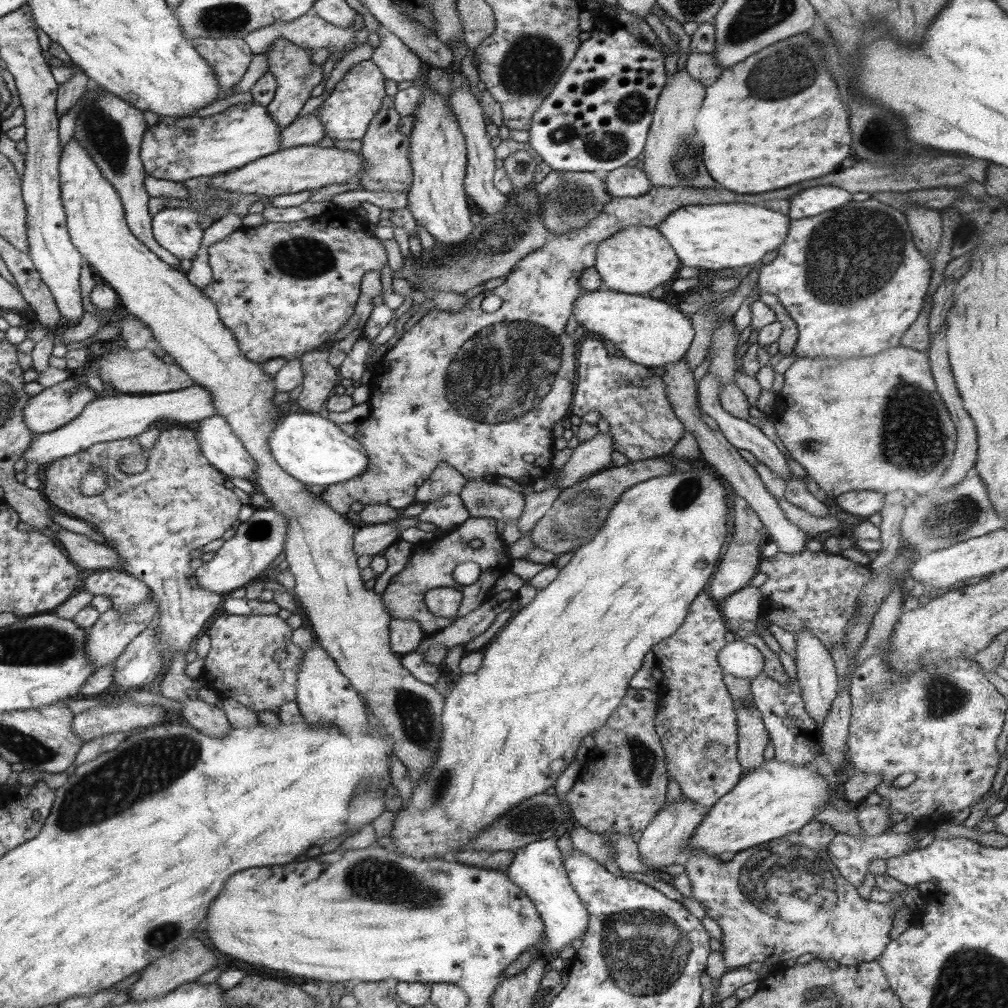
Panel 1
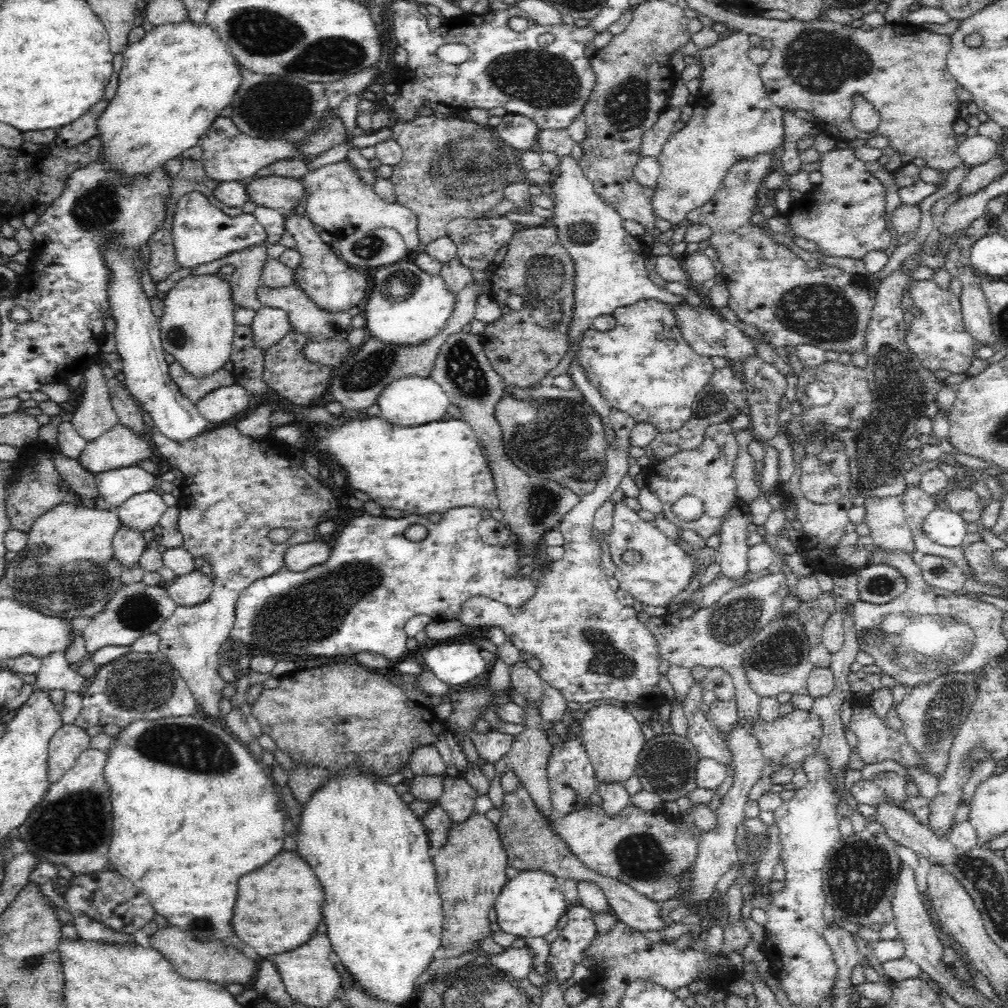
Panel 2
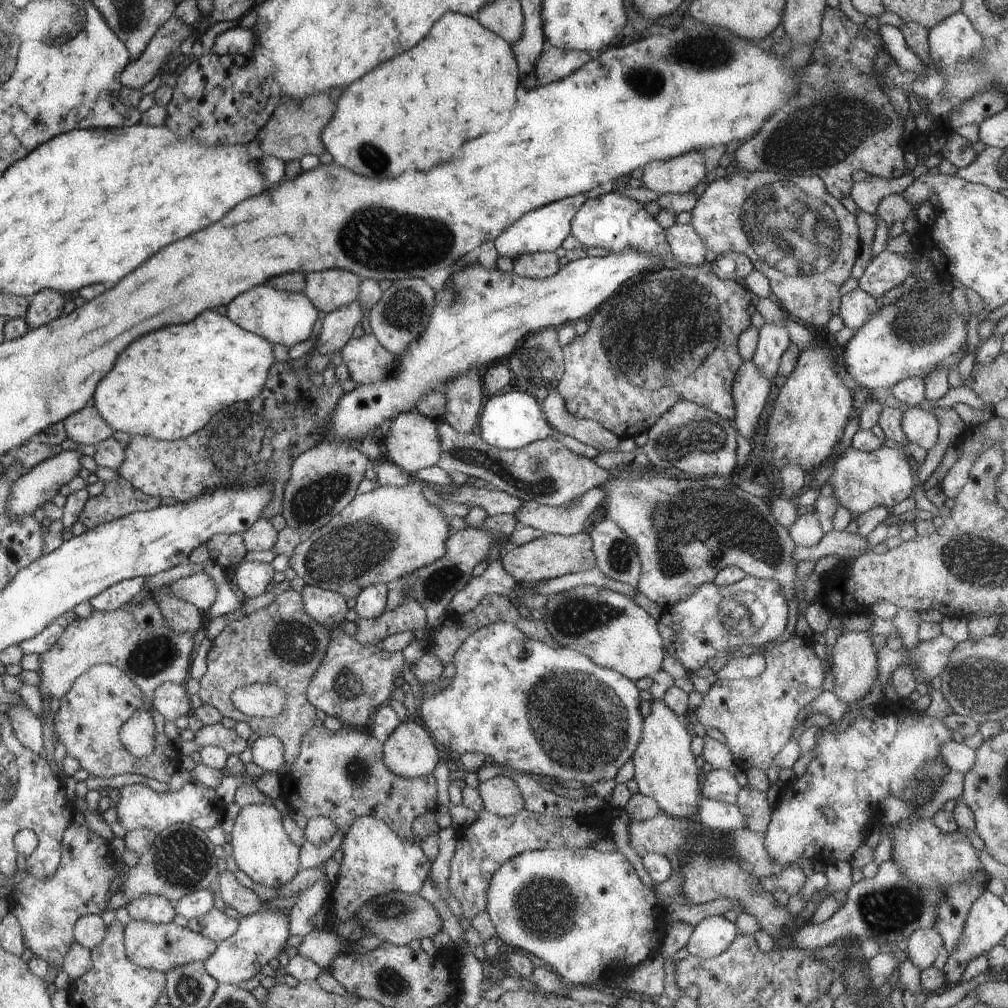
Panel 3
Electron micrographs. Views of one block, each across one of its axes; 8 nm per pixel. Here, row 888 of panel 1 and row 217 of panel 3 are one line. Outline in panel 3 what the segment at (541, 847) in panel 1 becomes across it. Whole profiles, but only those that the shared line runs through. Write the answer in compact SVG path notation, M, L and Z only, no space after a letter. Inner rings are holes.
M577 194L577 196L551 202L547 206L541 206L537 210L531 210L531 212L519 216L513 224L509 224L503 232L499 232L499 236L495 236L495 240L491 240L493 246L495 246L495 250L497 250L497 258L515 260L517 256L523 256L523 254L555 252L557 248L561 248L563 240L567 236L571 236L569 222L575 216L575 212L581 208L581 204L585 204L585 202L587 200L583 198L583 194Z

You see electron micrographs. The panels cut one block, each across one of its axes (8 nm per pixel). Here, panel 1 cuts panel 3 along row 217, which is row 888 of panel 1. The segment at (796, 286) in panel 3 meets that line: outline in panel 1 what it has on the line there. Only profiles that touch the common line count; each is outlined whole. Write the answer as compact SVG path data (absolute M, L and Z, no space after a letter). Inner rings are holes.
M809 822L807 826L803 826L803 830L795 832L795 834L785 834L783 838L775 838L775 842L767 842L763 846L751 846L747 850L741 850L739 854L735 854L735 858L731 858L731 862L719 862L717 856L709 856L705 852L691 852L691 856L685 860L685 874L689 878L689 886L691 886L691 896L699 902L699 906L703 908L705 916L715 920L715 924L719 926L719 942L721 942L721 956L723 956L723 964L727 970L735 970L735 968L745 968L749 962L761 962L765 968L767 966L783 966L785 960L789 958L799 958L801 954L809 952L813 954L815 958L821 958L821 960L835 960L839 966L859 966L861 962L875 962L881 952L887 948L887 944L891 942L889 938L889 932L893 928L893 918L895 918L895 912L891 912L891 908L887 904L879 904L879 902L869 902L869 900L863 900L857 896L857 888L853 888L851 884L847 884L839 872L835 870L835 866L831 864L831 858L827 856L827 846L829 842L837 836L837 832L829 826L829 824L823 824L823 822Z

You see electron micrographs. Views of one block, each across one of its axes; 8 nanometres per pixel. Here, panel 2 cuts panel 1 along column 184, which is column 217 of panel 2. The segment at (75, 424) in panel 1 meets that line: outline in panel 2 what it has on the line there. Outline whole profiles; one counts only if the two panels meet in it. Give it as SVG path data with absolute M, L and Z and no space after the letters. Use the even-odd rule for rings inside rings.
M232 384L204 396L196 404L196 408L208 422L224 422L248 410L248 404L250 404L250 394L244 390L244 386Z

